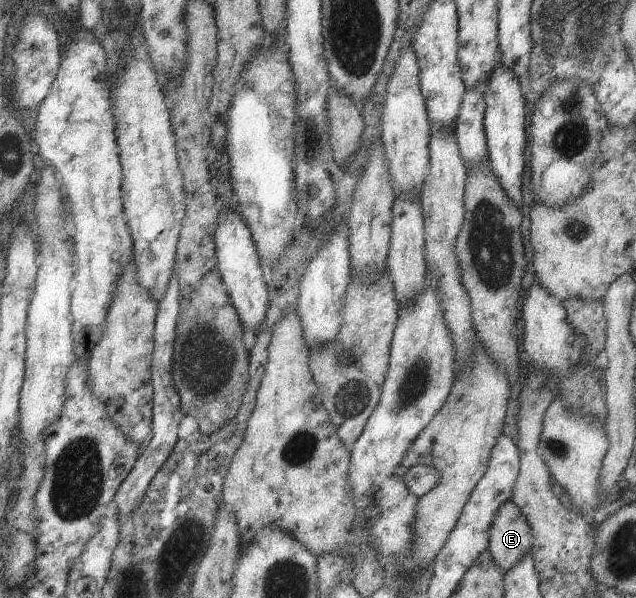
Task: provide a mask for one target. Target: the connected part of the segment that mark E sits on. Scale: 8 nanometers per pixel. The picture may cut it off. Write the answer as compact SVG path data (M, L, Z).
M510 501L501 508L491 527L490 553L499 564L500 569L507 574L513 567L523 562L535 545L535 535L527 516Z

